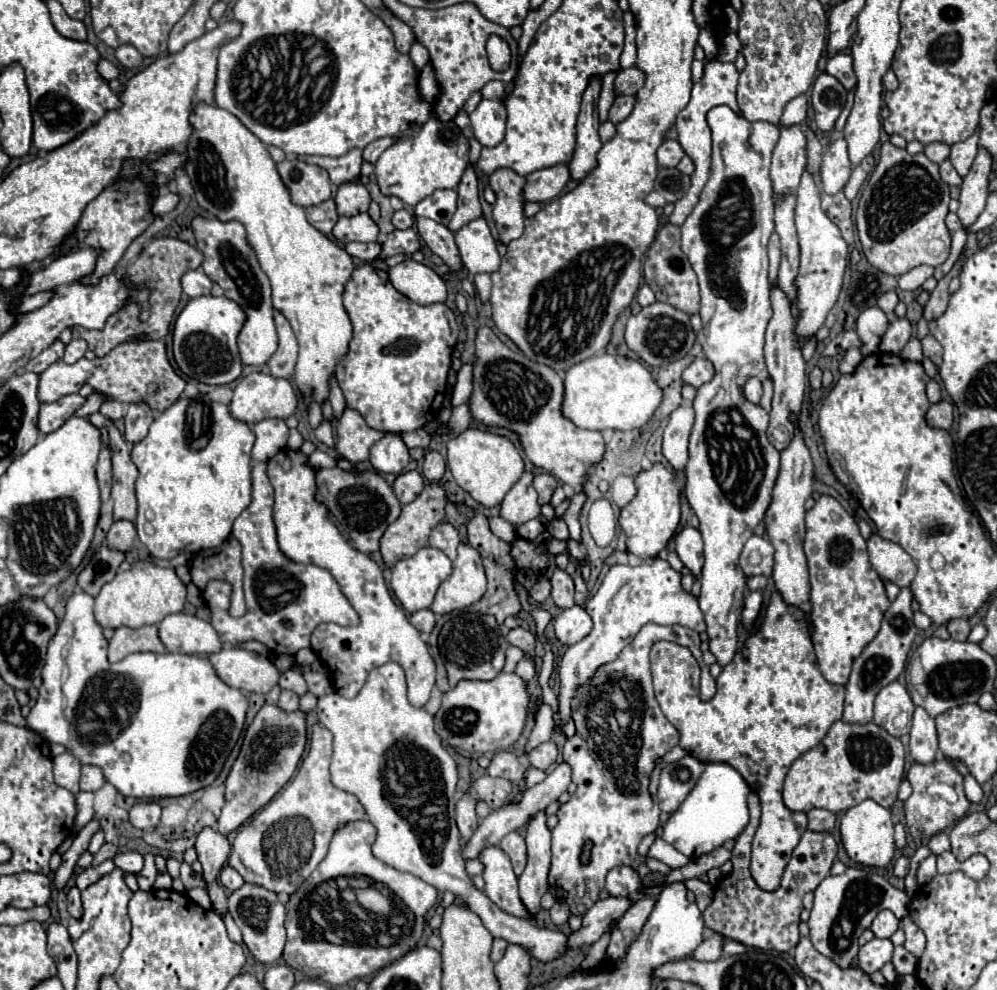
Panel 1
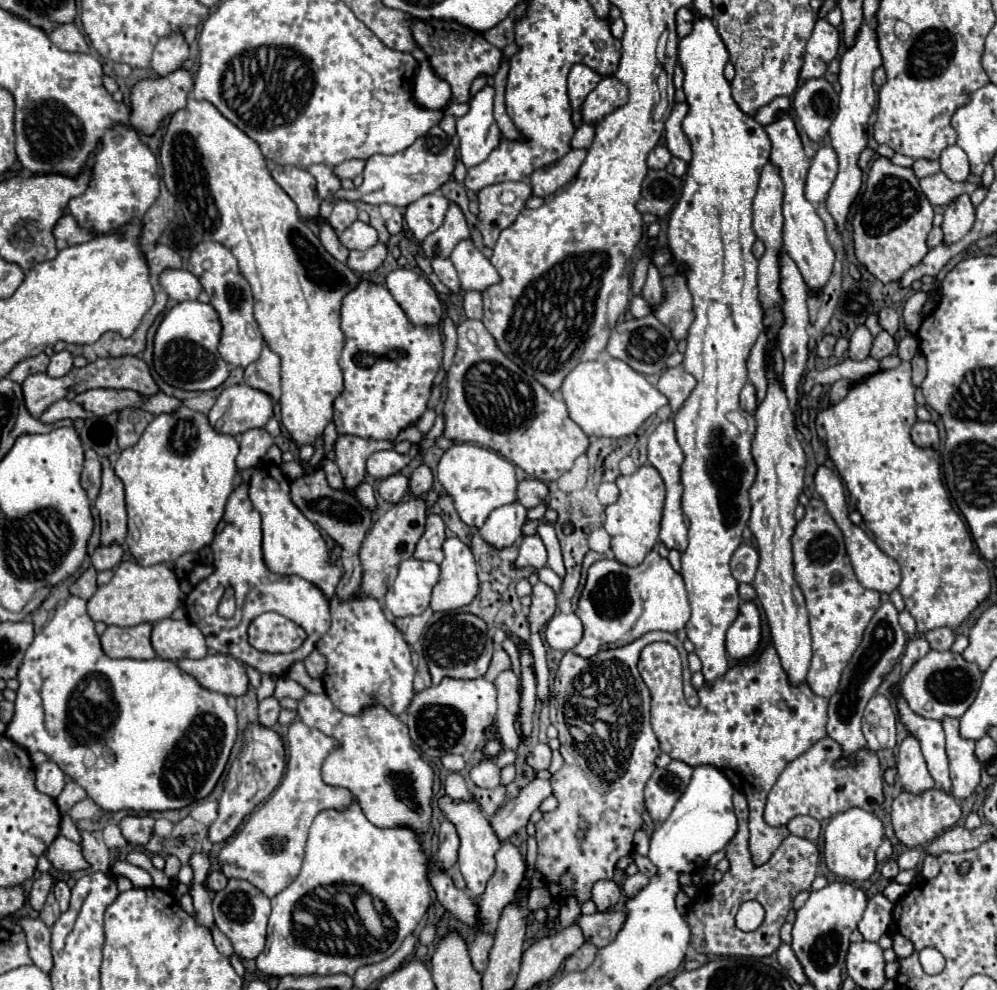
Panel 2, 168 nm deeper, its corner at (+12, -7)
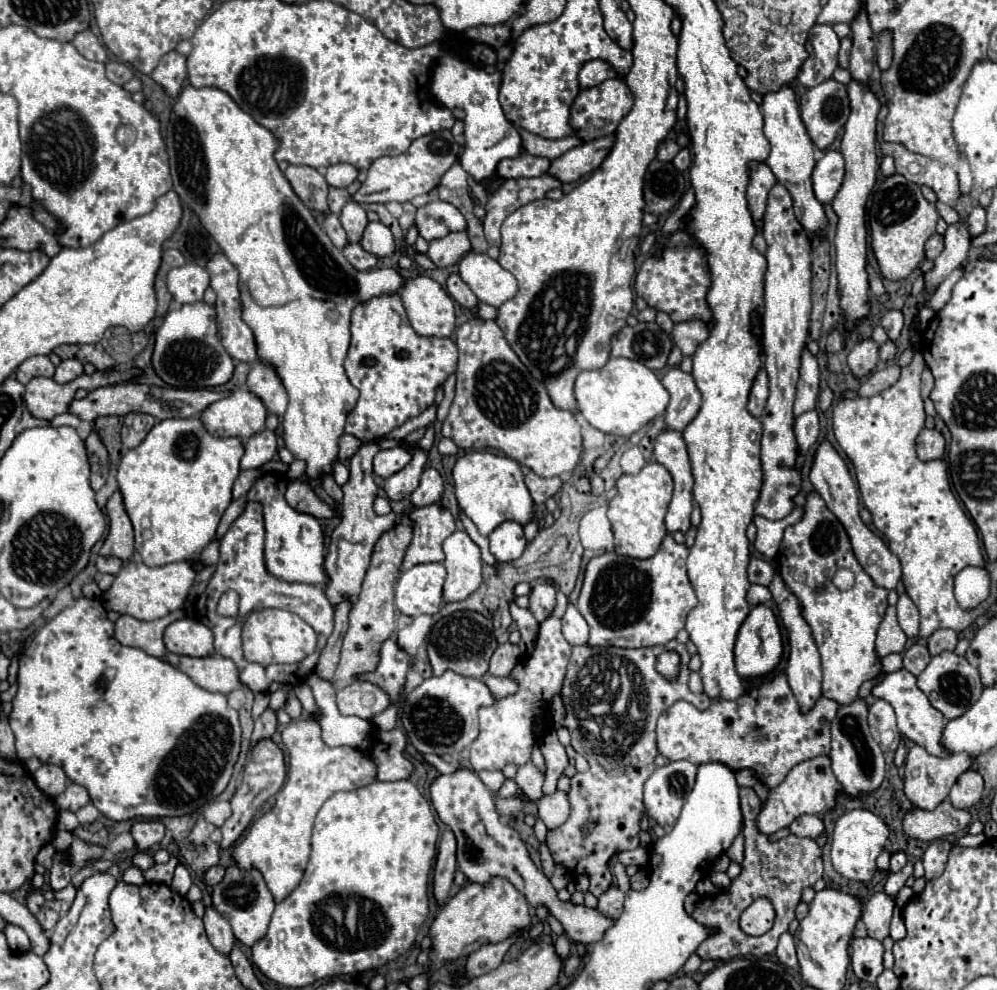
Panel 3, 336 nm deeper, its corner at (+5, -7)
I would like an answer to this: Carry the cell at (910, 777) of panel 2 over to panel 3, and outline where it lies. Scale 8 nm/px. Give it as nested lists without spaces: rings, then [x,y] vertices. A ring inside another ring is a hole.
[[[911,745],[907,759],[905,759],[905,795],[917,809],[933,811],[941,801],[947,799],[953,783],[959,779],[961,773],[965,773],[971,767],[973,759],[967,759],[967,755],[949,755],[949,757],[935,757],[929,755],[923,747]]]

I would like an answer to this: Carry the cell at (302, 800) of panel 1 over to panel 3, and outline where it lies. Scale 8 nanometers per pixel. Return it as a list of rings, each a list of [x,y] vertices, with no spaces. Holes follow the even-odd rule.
[[[309,719],[289,723],[281,733],[289,751],[287,781],[277,793],[275,807],[257,819],[243,841],[233,849],[233,859],[243,869],[259,869],[275,899],[283,901],[301,881],[311,853],[311,829],[317,811],[335,791],[353,791],[377,779],[377,767],[369,755],[351,747],[327,747],[321,739],[319,725]]]

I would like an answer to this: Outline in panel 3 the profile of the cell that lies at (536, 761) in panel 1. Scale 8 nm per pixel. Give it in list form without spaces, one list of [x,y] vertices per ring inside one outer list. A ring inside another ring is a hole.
[[[551,731],[549,735],[545,735],[545,737],[541,739],[539,749],[543,751],[545,765],[547,765],[545,783],[543,783],[543,793],[545,793],[545,795],[551,795],[551,793],[557,791],[557,781],[561,779],[565,767],[569,765],[569,759],[567,759],[565,747],[559,743],[555,731]]]

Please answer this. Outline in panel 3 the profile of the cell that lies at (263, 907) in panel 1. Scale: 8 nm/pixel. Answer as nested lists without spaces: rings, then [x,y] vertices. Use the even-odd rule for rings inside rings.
[[[237,865],[227,867],[223,881],[213,887],[211,905],[229,921],[235,937],[247,947],[251,947],[255,941],[259,941],[267,933],[269,921],[275,909],[275,901],[263,881],[263,875],[257,869],[245,871],[245,869],[239,869]],[[243,875],[253,875],[253,879],[247,879]]]

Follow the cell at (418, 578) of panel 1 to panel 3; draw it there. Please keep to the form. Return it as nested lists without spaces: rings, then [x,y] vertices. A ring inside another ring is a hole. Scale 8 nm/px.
[[[423,563],[403,571],[395,585],[395,605],[405,615],[437,613],[443,593],[443,563]]]

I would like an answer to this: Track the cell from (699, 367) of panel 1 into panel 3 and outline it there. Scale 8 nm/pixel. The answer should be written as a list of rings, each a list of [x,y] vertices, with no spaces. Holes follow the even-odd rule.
[[[673,367],[663,377],[663,387],[671,393],[671,401],[665,411],[665,429],[683,431],[701,407],[701,393],[689,373]]]

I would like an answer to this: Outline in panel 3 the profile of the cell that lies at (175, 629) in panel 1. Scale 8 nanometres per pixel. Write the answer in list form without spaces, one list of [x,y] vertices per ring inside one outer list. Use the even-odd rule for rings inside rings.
[[[179,619],[165,629],[165,647],[187,657],[213,655],[213,631],[195,619]]]

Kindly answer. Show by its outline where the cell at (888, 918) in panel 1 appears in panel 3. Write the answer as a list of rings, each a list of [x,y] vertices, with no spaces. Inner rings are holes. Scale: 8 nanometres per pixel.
[[[875,893],[865,905],[863,905],[863,915],[861,921],[867,927],[869,937],[883,941],[889,935],[889,921],[891,921],[891,913],[893,913],[893,899],[889,895]]]

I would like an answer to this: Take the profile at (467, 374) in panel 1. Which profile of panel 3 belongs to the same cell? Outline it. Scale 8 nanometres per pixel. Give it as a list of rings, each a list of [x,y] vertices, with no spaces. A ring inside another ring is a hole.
[[[415,451],[413,459],[401,471],[397,471],[391,477],[387,477],[385,487],[383,487],[387,497],[395,499],[395,501],[409,497],[411,491],[415,491],[415,487],[419,485],[425,461],[427,461],[427,453],[425,451]]]

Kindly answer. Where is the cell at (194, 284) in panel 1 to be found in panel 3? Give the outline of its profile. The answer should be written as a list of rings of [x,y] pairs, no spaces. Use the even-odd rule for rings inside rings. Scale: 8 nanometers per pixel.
[[[195,263],[173,267],[167,275],[167,289],[177,303],[203,301],[203,293],[207,287],[209,287],[209,275],[203,267]]]

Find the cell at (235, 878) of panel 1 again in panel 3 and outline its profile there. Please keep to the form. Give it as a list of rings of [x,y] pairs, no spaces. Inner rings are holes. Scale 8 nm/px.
[[[213,865],[213,867],[209,867],[205,873],[203,873],[203,879],[205,879],[205,883],[207,885],[217,885],[221,879],[223,879],[223,875],[225,875],[225,869],[221,867],[221,865]]]

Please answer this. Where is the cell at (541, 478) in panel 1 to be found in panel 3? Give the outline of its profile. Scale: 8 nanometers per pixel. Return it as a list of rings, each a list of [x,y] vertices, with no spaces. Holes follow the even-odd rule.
[[[529,471],[529,473],[525,475],[525,485],[527,485],[527,489],[529,489],[529,493],[531,493],[535,505],[541,505],[541,503],[545,503],[549,497],[553,497],[553,495],[561,489],[563,483],[561,483],[559,477],[549,477],[549,479],[545,479],[545,477],[539,477],[539,475],[535,475],[533,471]]]

